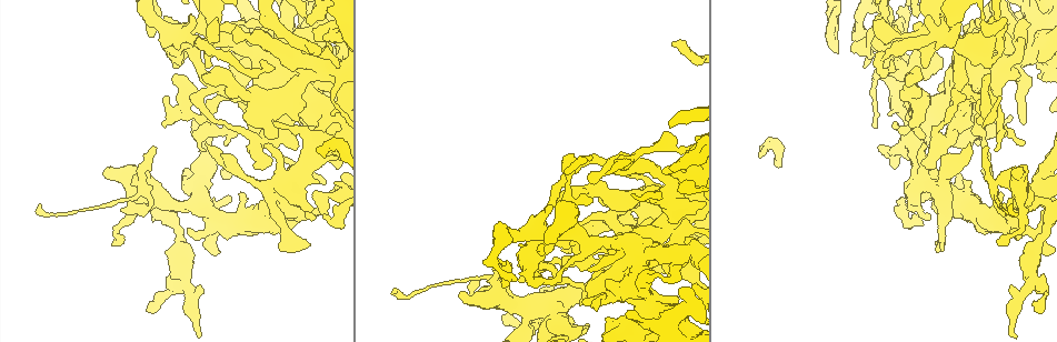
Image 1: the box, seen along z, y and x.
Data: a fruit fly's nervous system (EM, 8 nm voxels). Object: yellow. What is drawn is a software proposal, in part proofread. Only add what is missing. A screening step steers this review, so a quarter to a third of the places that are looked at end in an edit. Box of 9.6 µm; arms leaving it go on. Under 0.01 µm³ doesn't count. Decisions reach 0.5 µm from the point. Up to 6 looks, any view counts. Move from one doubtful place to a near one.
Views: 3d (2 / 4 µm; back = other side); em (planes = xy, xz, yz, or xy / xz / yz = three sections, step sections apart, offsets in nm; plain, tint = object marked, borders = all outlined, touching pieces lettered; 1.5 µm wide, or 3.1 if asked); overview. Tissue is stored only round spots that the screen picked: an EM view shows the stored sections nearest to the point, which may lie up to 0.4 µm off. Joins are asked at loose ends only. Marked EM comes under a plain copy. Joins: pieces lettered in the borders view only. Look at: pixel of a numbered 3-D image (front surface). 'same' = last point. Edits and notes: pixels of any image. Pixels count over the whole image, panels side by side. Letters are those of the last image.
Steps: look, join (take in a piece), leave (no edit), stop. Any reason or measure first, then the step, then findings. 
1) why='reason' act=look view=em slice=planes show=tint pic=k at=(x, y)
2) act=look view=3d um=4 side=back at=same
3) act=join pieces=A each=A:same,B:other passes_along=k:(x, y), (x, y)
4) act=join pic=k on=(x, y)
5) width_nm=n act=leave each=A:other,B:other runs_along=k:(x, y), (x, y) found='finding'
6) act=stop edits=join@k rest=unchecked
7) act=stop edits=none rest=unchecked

why='free end' act=look view=3d um=4 pic=1 at=(331, 114)

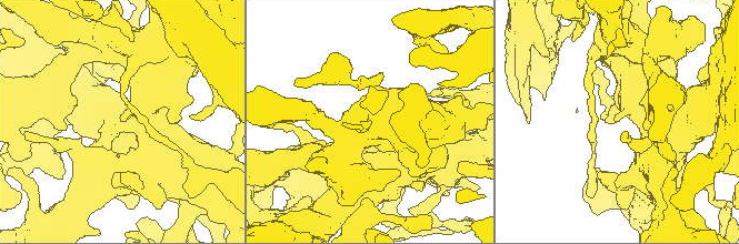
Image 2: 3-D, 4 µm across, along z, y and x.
why='now the EM' act=look view=em slice=planes show=borders pic=2 at=(120, 120)

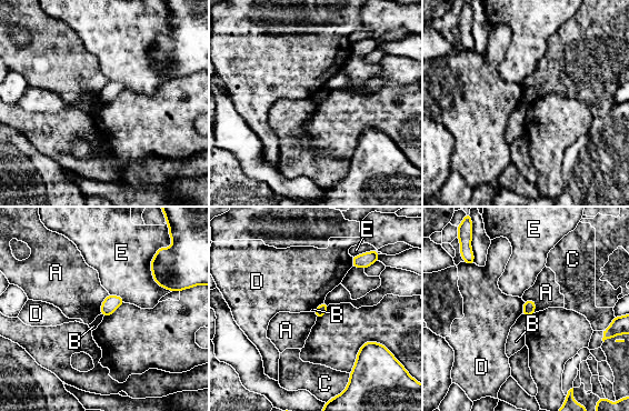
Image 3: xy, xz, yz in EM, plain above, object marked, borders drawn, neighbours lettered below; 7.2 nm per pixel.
act=leave each=A:other,B:other,C:other,D:other,E:other found='none of them fits'

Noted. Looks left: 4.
why='an open end' act=look view=3d um=4 side=back pic=1 at=(332, 189)

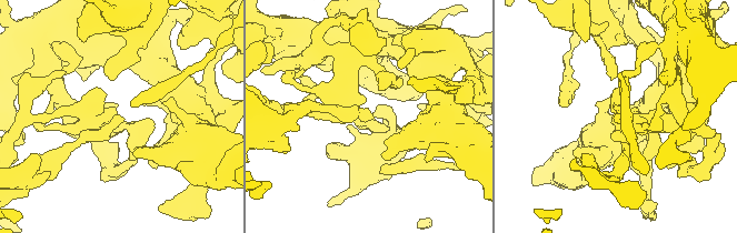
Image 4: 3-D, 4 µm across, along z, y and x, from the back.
why='shape alone is not enough' act=look view=em slice=planes show=borders pic=4 at=(611, 117)

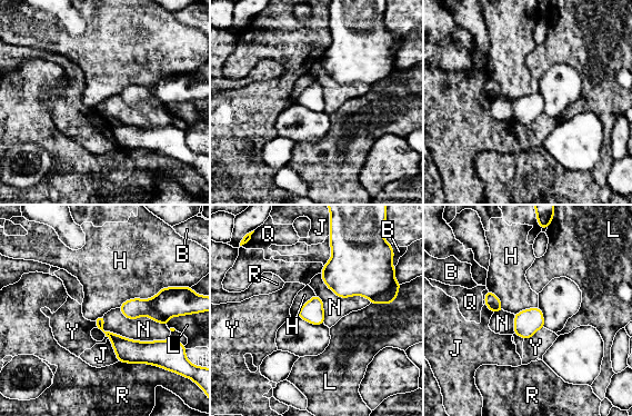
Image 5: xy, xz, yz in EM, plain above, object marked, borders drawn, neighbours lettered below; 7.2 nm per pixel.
act=leave each=B:other,H:other,J:other,L:other,N:other,Q:other,R:other,Y:other border=5:(103, 315), (104, 330), (169, 339) found='none of them fits'

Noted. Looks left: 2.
act=look view=em slice=yz step=8 show=borders pic=1 at=(532, 216)

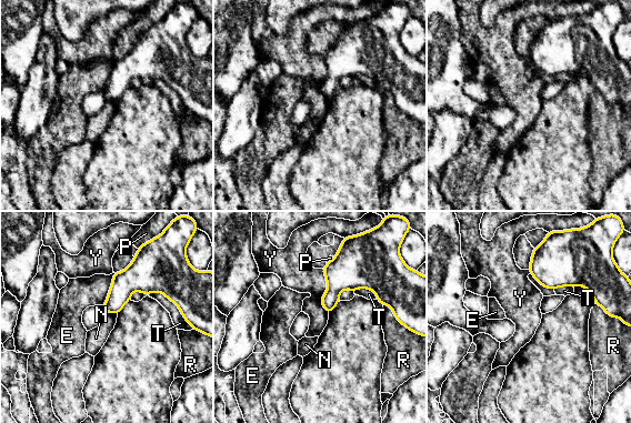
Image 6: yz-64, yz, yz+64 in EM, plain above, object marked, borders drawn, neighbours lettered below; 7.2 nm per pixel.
act=leave each=E:other,N:other,P:other,R:other,T:other,Y:other border=6:(113, 273), (110, 290), (102, 305) found='none of them fits'

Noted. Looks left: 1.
act=stop edits=none rest=unchecked

